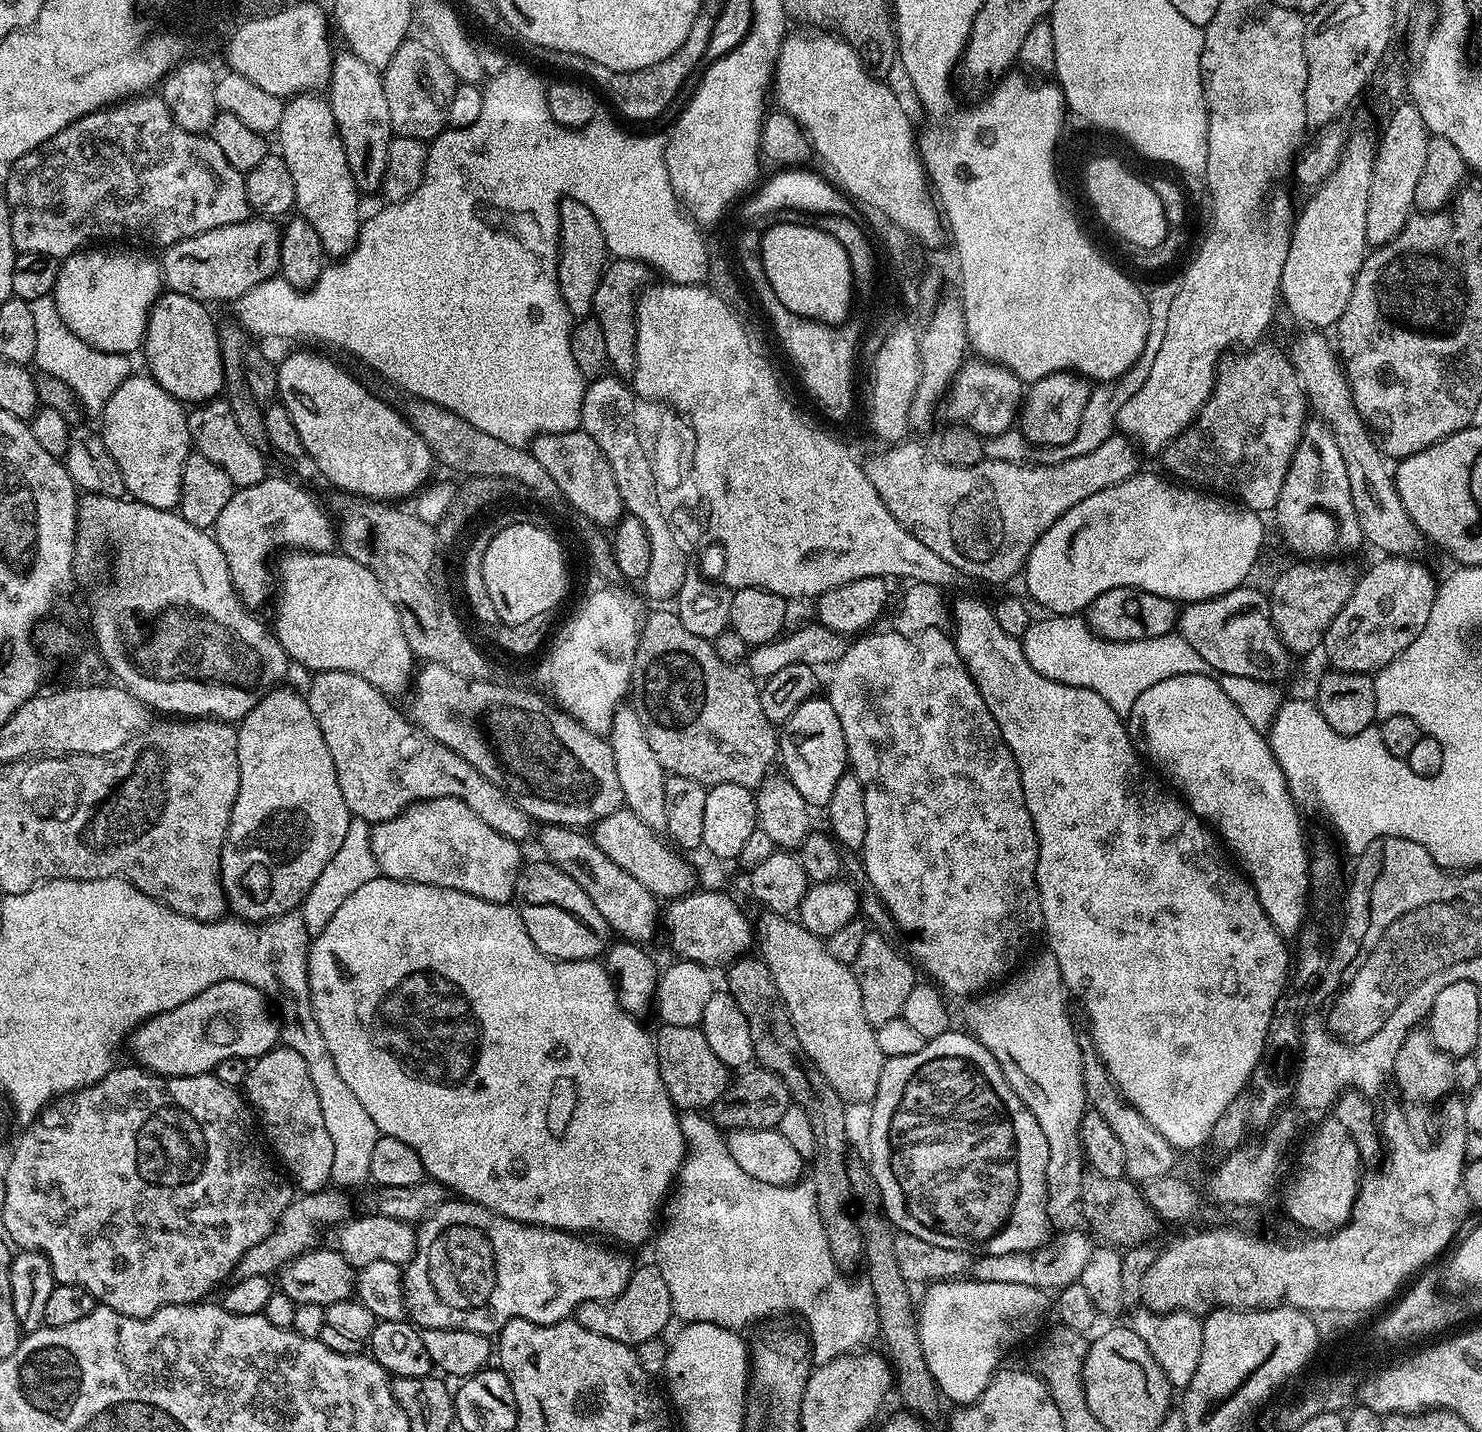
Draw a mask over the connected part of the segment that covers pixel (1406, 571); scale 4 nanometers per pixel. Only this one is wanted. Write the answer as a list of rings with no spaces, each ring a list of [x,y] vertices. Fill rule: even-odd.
[[[1385,555],[1384,560],[1380,560],[1372,569],[1369,570],[1365,576],[1361,575],[1356,582],[1356,589],[1350,594],[1350,598],[1346,602],[1346,606],[1342,606],[1342,610],[1334,618],[1334,622],[1330,622],[1328,627],[1328,633],[1324,636],[1324,642],[1322,645],[1322,652],[1328,655],[1328,660],[1333,669],[1337,672],[1363,672],[1365,674],[1375,674],[1380,669],[1390,663],[1390,661],[1398,654],[1402,654],[1402,650],[1406,650],[1420,635],[1422,630],[1426,626],[1426,622],[1430,618],[1430,610],[1436,604],[1436,589],[1438,587],[1437,577],[1432,577],[1422,565],[1419,564],[1419,559],[1409,558],[1407,556],[1389,556]]]

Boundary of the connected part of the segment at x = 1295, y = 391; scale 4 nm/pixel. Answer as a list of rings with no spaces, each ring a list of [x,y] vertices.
[[[1257,343],[1251,350],[1241,351],[1244,353],[1237,360],[1225,359],[1221,363],[1216,387],[1212,390],[1211,398],[1204,403],[1204,409],[1162,453],[1165,466],[1173,472],[1171,475],[1177,481],[1204,490],[1215,490],[1220,494],[1233,492],[1237,501],[1259,514],[1271,513],[1275,509],[1278,494],[1282,494],[1282,482],[1286,482],[1286,470],[1290,470],[1294,450],[1310,416],[1308,398],[1304,395],[1304,386],[1291,359],[1264,343]]]

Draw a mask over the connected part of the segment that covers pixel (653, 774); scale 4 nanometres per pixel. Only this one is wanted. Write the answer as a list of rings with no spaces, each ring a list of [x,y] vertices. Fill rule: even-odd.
[[[620,706],[617,709],[613,718],[610,743],[614,754],[614,766],[618,766],[618,782],[622,782],[624,804],[631,812],[638,814],[638,818],[642,818],[646,826],[663,833],[667,829],[666,794],[664,793],[666,773],[658,762],[658,754],[654,754],[650,746],[650,738],[646,738],[642,718],[638,718],[635,708]]]

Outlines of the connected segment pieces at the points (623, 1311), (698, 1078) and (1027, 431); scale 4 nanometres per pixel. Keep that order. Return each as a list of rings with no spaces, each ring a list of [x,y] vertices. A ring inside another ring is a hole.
[[[649,1262],[645,1268],[637,1267],[626,1290],[612,1300],[587,1300],[578,1306],[574,1313],[576,1323],[586,1326],[594,1334],[614,1338],[614,1342],[638,1345],[647,1340],[657,1339],[660,1331],[673,1319],[670,1291],[655,1263]]]
[[[661,1023],[659,1027],[660,1029],[655,1029],[654,1032],[658,1066],[672,1103],[680,1110],[711,1109],[712,1103],[729,1086],[730,1069],[720,1061],[718,1054],[714,1054],[714,1050],[710,1050],[710,1042],[706,1042],[699,1027],[665,1023]]]
[[[1073,371],[1055,372],[1041,380],[1033,380],[1018,413],[1018,428],[1032,444],[1059,446],[1070,442],[1070,438],[1078,434],[1078,422],[1082,422],[1082,410],[1086,410],[1091,393],[1089,381]]]

